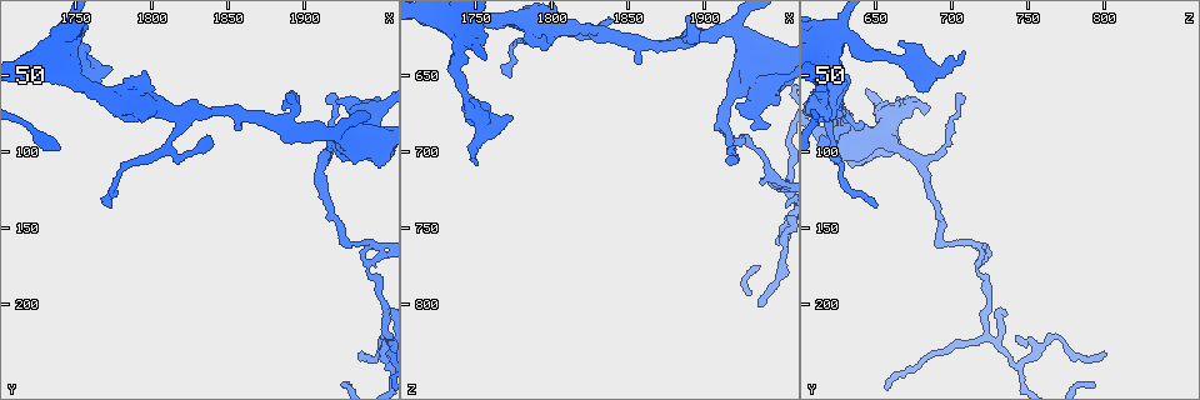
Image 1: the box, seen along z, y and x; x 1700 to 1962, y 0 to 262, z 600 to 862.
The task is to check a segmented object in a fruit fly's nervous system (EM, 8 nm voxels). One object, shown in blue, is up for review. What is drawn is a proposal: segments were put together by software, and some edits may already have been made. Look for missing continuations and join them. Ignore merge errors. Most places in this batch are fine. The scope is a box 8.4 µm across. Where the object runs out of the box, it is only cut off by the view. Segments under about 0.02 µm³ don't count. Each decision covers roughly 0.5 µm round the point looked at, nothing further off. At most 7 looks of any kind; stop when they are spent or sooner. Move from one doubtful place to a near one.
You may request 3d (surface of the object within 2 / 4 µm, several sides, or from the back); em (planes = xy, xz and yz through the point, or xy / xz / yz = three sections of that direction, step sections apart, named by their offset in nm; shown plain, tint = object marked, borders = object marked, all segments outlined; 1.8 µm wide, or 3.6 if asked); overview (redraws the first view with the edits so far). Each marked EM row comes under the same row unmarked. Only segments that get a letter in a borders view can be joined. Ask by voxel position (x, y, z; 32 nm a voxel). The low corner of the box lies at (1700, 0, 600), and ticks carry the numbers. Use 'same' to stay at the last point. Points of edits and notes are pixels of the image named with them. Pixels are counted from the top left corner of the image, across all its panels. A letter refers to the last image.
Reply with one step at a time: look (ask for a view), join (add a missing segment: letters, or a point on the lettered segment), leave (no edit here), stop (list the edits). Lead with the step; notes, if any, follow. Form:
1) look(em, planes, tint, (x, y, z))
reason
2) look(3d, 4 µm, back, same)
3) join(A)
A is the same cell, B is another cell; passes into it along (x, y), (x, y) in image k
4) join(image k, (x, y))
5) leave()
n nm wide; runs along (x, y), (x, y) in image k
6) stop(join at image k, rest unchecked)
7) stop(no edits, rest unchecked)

look(em, planes, borders, (1794, 48, 624))
stops while still wide

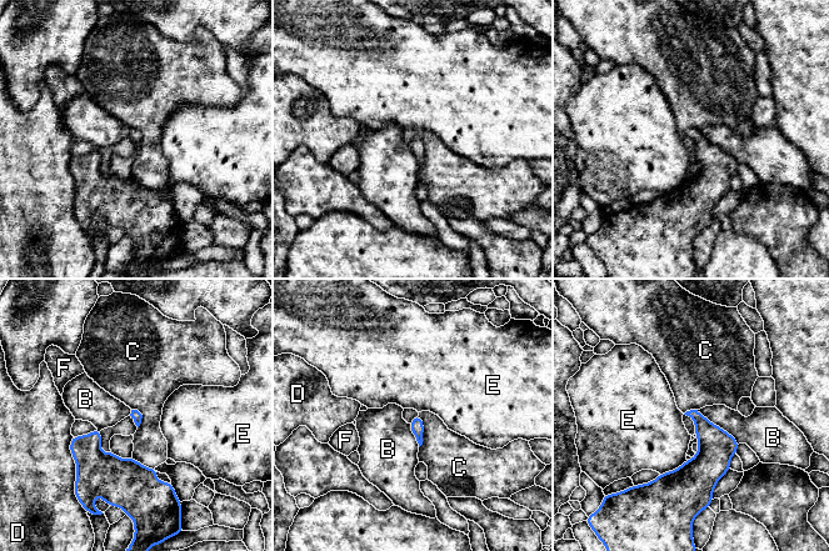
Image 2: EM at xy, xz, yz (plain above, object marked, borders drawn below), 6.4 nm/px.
leave()
B, C, D, E and F are other cells; border along (697, 410), (725, 430), (738, 444) in image 2; no lettered segment goes on from it

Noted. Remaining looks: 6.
look(em, planes, borders, (1934, 76, 664))
calibre changes

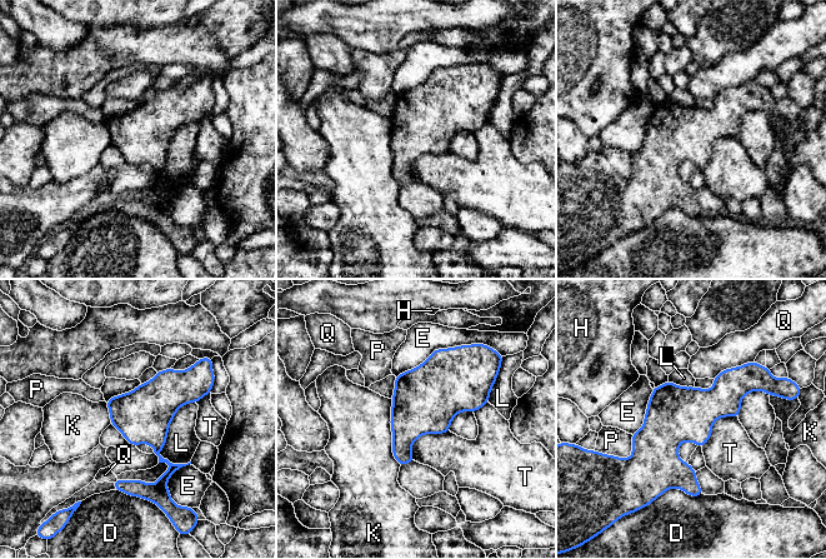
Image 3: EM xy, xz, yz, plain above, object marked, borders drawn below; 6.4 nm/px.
leave()
D, E, H, K, L, P, Q and T are other cells; border along (449, 430), (422, 434), (414, 460) in image 3; none of them fits

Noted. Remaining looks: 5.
look(em, planes, borders, (1942, 182, 718))
three arms meet

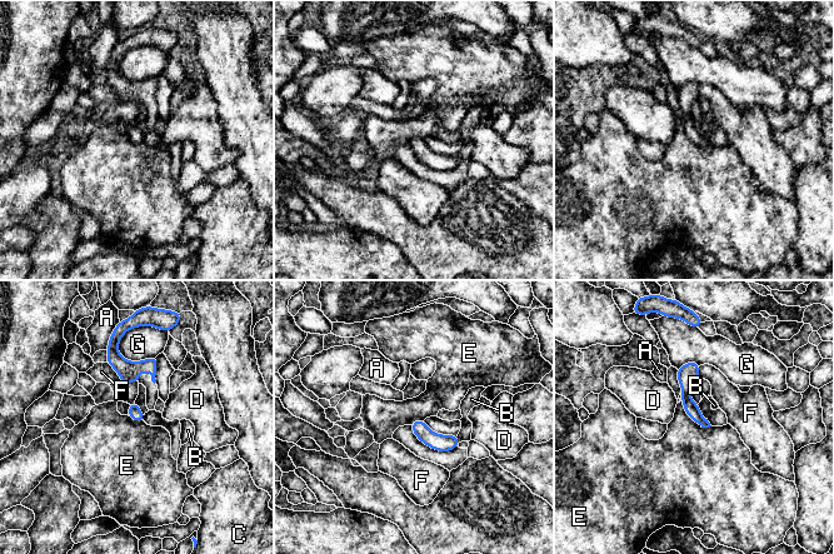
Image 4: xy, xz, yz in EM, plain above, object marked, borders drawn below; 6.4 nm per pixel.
leave()
G touches over 260 nm; A, B, C, D, E, F and G are other cells; runs along (692, 364), (685, 399), (705, 424) in image 4; none of them fits

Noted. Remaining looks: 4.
stop(no edits, rest unchecked)

